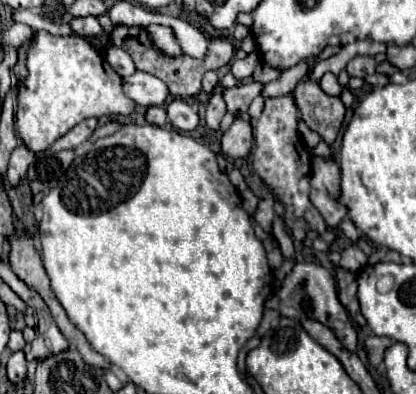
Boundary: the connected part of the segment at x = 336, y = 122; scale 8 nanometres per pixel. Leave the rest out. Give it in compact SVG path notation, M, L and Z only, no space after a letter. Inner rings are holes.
M306 77L292 93L302 119L330 145L336 139L346 113L340 97L324 93L318 83L308 81Z

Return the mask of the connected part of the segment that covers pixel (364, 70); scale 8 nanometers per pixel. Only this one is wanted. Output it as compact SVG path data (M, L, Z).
M368 55L354 57L354 59L346 65L346 71L348 71L352 77L366 77L366 75L370 75L370 73L376 71L376 59L374 59L374 57L368 57Z

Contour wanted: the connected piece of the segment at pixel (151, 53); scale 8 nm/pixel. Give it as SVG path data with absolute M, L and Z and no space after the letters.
M116 25L114 31L110 33L112 45L120 45L122 49L126 49L126 51L130 53L130 57L134 59L136 69L160 77L160 79L168 85L170 93L172 93L174 97L182 97L182 99L188 97L188 95L196 95L196 93L200 91L202 75L204 75L208 69L212 69L214 65L218 65L218 63L214 63L212 59L222 59L222 55L224 55L222 49L224 49L224 47L232 47L232 43L226 41L224 37L212 37L212 35L204 33L204 37L208 39L208 53L206 53L206 57L202 57L202 59L194 59L194 57L188 57L188 55L168 57L168 55L164 55L162 51L158 51L152 41L144 41L144 39L140 39L140 37L146 37L146 39L148 39L148 33L146 33L144 29L134 29L134 27L126 27L126 25Z

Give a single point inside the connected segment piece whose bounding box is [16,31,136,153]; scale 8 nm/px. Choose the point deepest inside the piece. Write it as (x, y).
(68, 80)

